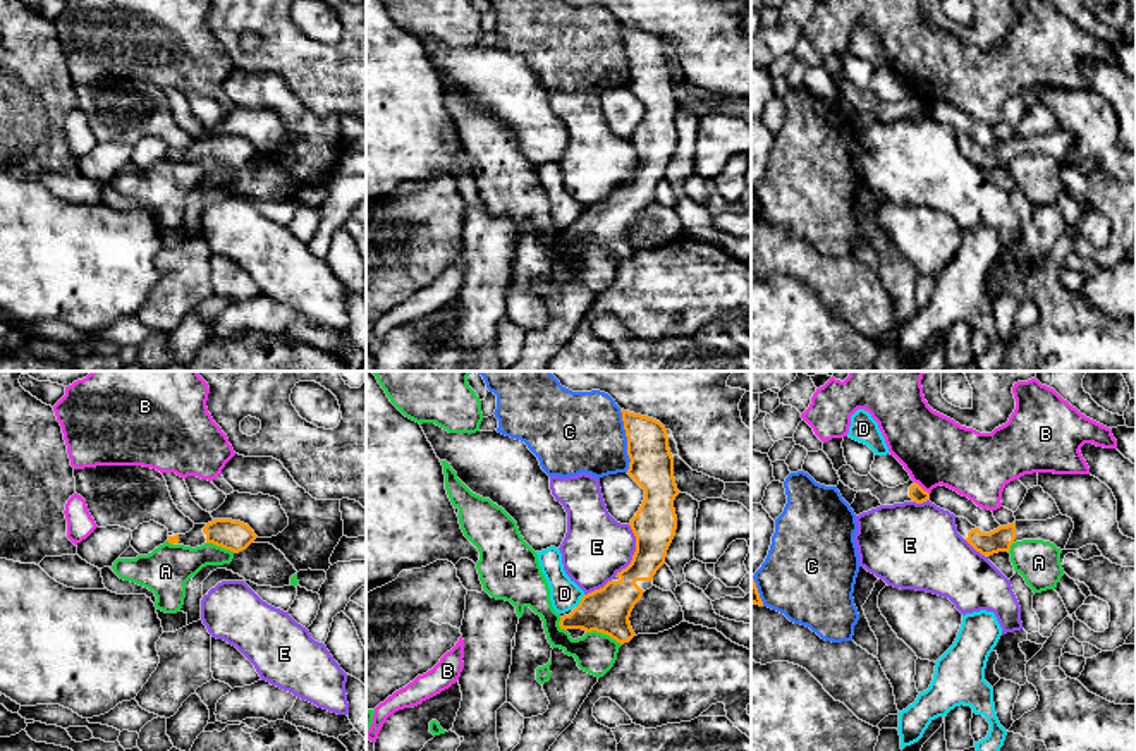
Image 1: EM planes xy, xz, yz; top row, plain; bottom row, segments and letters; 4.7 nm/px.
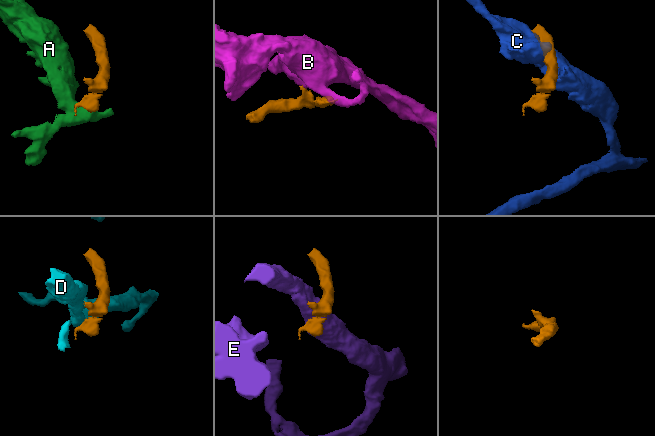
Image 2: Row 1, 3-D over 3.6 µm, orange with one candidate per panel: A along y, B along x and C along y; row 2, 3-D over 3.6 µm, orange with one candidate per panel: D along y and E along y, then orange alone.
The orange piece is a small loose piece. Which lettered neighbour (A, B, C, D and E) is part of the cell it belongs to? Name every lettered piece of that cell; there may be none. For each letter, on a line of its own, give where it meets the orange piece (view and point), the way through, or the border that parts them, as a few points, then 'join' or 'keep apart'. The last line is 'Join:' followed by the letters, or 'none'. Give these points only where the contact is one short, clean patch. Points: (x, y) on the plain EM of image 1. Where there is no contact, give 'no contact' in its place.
A: meets orange in xz at (604, 248); border along xz (586, 246), (605, 248), (621, 260); keep apart
B: meets orange in yz at (920, 102); border along yz (915, 97), (928, 109); keep apart
C: meets orange in xz at (628, 55); keep apart
D: meets orange in xz at (580, 217); keep apart
E: meets orange in xz at (636, 165); keep apart
Join: none

